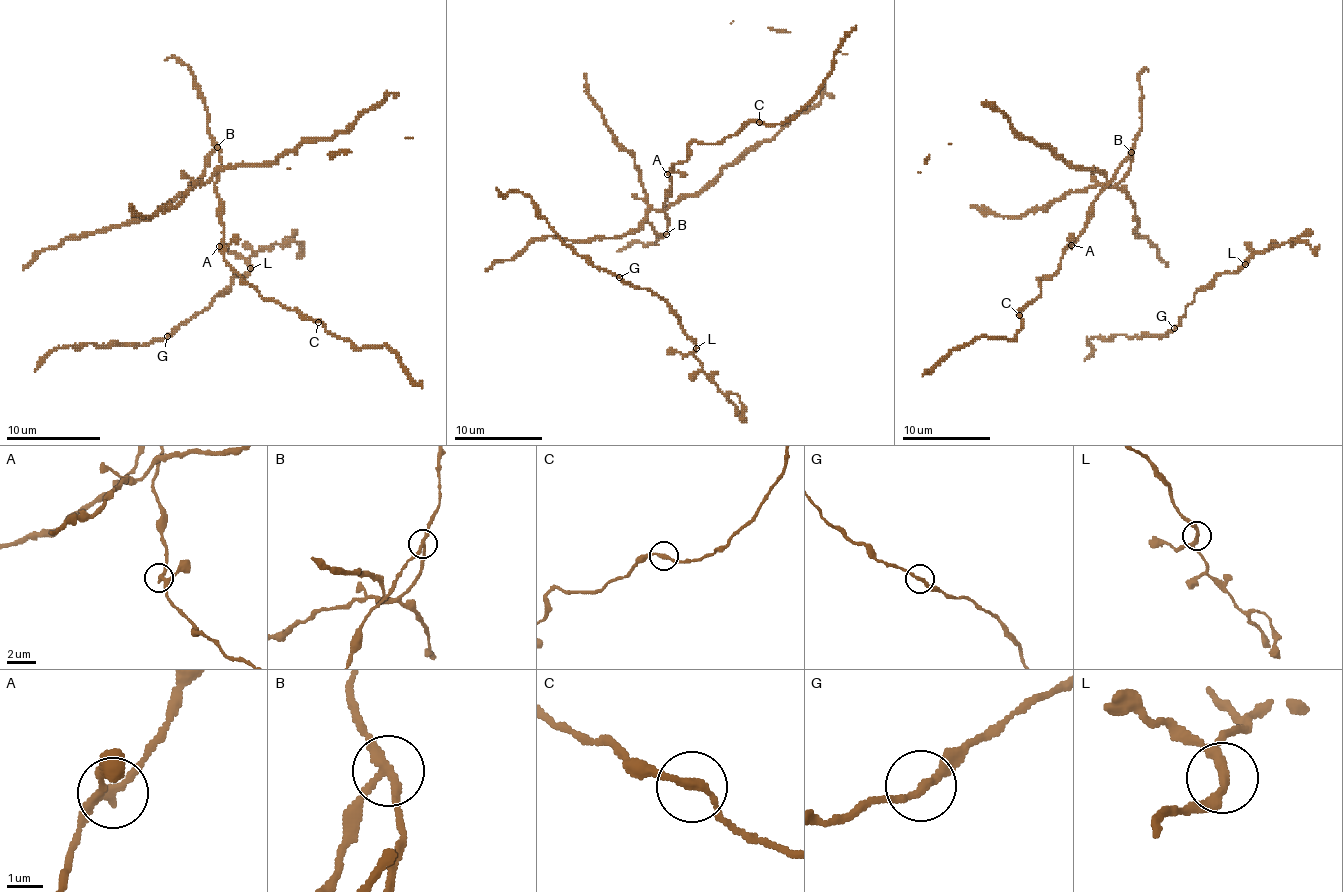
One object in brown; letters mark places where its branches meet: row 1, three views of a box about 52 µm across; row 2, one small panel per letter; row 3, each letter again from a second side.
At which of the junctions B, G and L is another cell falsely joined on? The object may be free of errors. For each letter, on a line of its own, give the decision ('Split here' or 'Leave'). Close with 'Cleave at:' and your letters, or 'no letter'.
B: Split here
G: Leave
L: Leave
Cleave at: B

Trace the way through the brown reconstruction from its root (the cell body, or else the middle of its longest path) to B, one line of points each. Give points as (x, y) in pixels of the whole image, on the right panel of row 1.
B: (1137, 223), (1131, 198), (1117, 185), (1131, 166), (1131, 152)

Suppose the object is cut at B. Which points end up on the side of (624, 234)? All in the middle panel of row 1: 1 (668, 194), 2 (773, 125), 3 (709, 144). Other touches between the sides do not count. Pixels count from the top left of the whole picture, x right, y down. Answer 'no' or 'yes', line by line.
1: no
2: no
3: no

